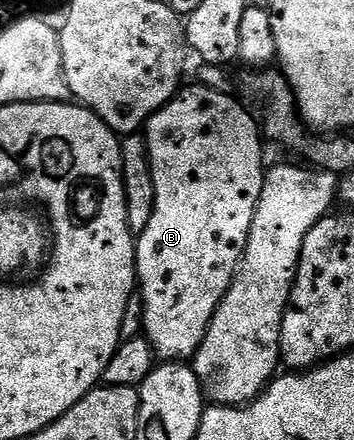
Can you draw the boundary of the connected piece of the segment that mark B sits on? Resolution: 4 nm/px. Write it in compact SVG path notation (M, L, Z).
M192 85L187 89L187 87L181 88L177 92L176 96L172 98L171 101L165 103L165 105L160 108L156 114L148 120L146 126L146 140L148 142L148 158L150 159L150 167L152 168L152 174L154 175L154 216L150 219L150 224L146 226L146 231L142 231L136 237L136 280L138 282L138 296L140 302L144 305L144 328L142 330L143 336L147 337L148 344L152 346L152 352L161 362L164 363L184 363L189 359L195 358L196 352L200 349L200 344L206 339L206 331L208 330L208 325L214 319L214 315L218 311L218 307L222 303L222 299L226 295L226 291L232 286L232 281L236 277L236 270L240 267L240 261L244 258L244 252L246 251L246 243L250 239L250 227L254 223L254 211L258 207L258 199L262 195L262 187L264 186L264 175L266 172L266 164L264 165L264 149L260 146L260 141L262 142L262 129L256 121L239 105L238 102L233 98L233 94L229 93L219 93L216 88L209 87L207 85Z

